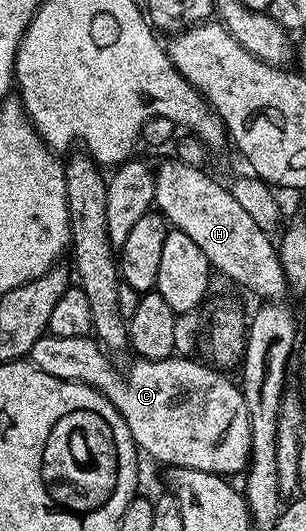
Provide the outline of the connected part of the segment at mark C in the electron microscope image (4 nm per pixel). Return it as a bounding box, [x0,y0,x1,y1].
[28,332,251,476]

